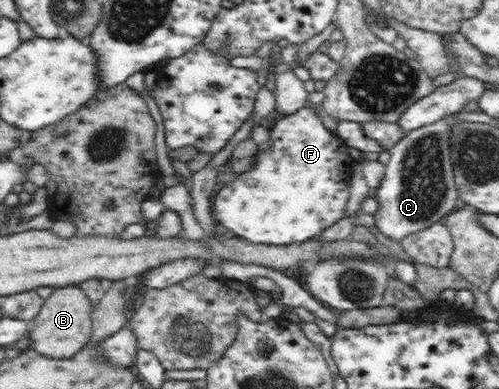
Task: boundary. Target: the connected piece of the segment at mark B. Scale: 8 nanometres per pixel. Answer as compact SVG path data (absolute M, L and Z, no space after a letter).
M80 285L54 288L44 300L41 311L30 320L28 331L29 349L37 354L53 359L69 359L91 339L92 311L94 305L89 301Z

